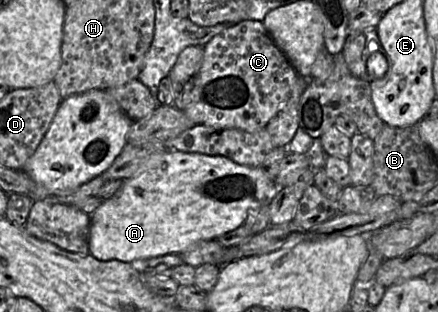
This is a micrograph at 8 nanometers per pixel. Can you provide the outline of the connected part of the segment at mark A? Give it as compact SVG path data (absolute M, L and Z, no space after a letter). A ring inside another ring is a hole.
M165 150L152 154L132 177L123 180L124 183L121 189L112 197L104 200L90 215L89 254L101 261L119 260L131 263L134 260L148 259L166 254L180 254L196 242L214 240L229 231L237 229L244 224L251 210L258 208L265 203L270 203L278 190L275 179L269 178L261 170L260 166L249 167L239 165L229 158L221 155L205 155L178 150Z

